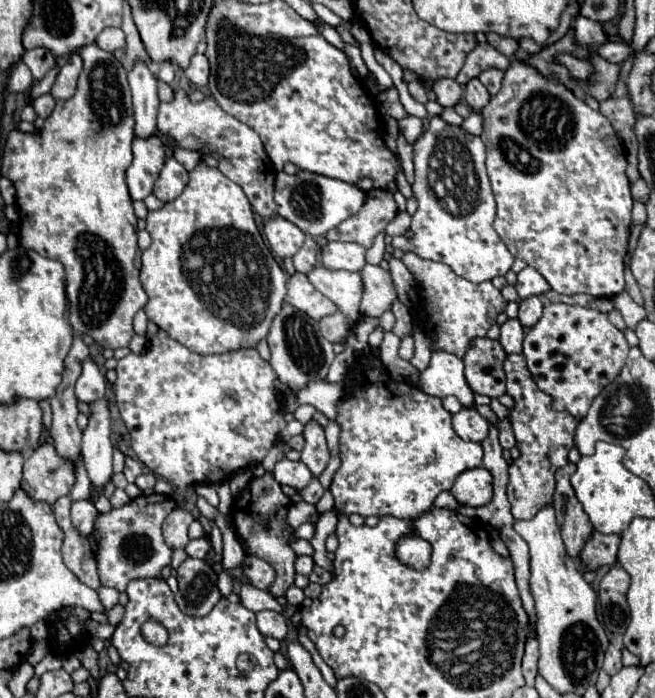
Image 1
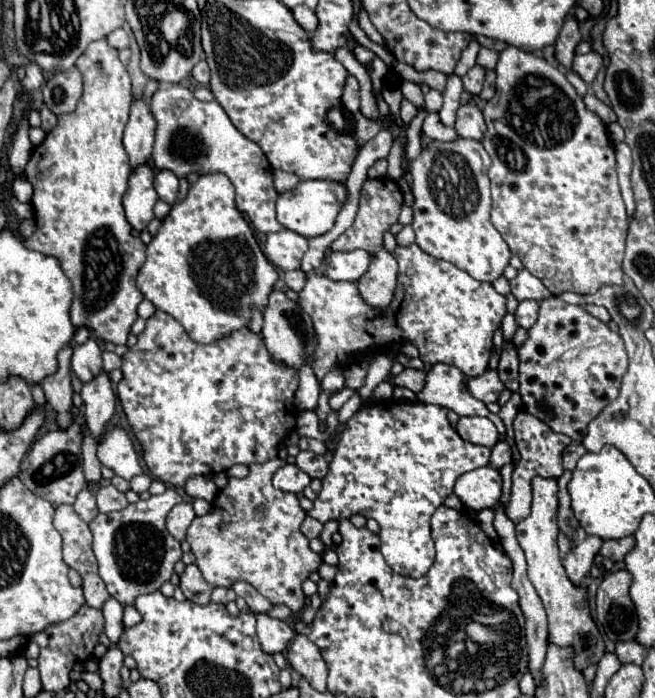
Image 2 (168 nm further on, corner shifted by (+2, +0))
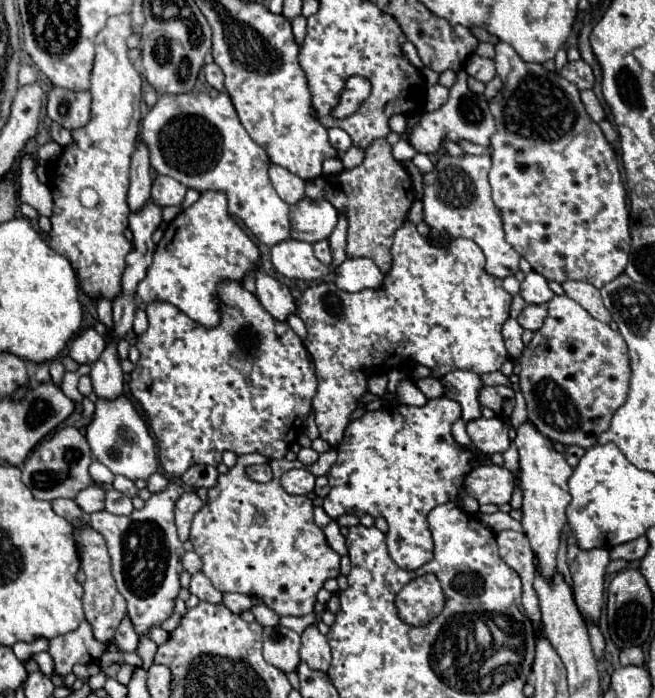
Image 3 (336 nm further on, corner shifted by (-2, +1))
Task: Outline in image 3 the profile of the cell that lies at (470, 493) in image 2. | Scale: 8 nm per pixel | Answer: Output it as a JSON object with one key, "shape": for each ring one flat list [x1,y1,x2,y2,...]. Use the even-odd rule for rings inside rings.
{"shape":[[483,464,469,472,465,478,465,492,473,496,479,504,495,504,503,506,511,500,515,488,513,474,495,464]]}

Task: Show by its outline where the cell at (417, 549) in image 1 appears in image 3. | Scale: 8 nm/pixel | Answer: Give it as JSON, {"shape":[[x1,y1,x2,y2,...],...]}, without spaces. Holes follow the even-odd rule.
{"shape":[[441,396,429,400,425,406,407,406,407,404,391,404,377,412,365,412,361,418,353,420,345,432,343,442,337,446,337,462,329,470,329,486,331,492,325,496,323,510,331,518,339,518,343,514,371,514,383,516,389,524,387,532,387,548,389,556,405,570,417,570,433,556,433,540,427,528,427,514,445,502,455,500,459,488,463,486,463,478,467,472,475,468,473,454,469,450,461,450,451,434,451,426,461,418,459,402]]}

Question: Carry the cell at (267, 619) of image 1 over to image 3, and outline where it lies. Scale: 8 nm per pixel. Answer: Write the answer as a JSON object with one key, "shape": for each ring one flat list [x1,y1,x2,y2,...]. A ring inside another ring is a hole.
{"shape":[[273,626,263,630,263,656,271,666,279,668,281,672,297,670,299,646,301,646,299,634,289,628]]}

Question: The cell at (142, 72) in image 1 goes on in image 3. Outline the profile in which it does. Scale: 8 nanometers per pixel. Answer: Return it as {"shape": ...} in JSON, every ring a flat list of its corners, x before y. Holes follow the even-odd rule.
{"shape":[[143,142,137,144,131,160,131,186,127,192,127,204,131,212,139,212,151,198,151,166,149,152]]}

